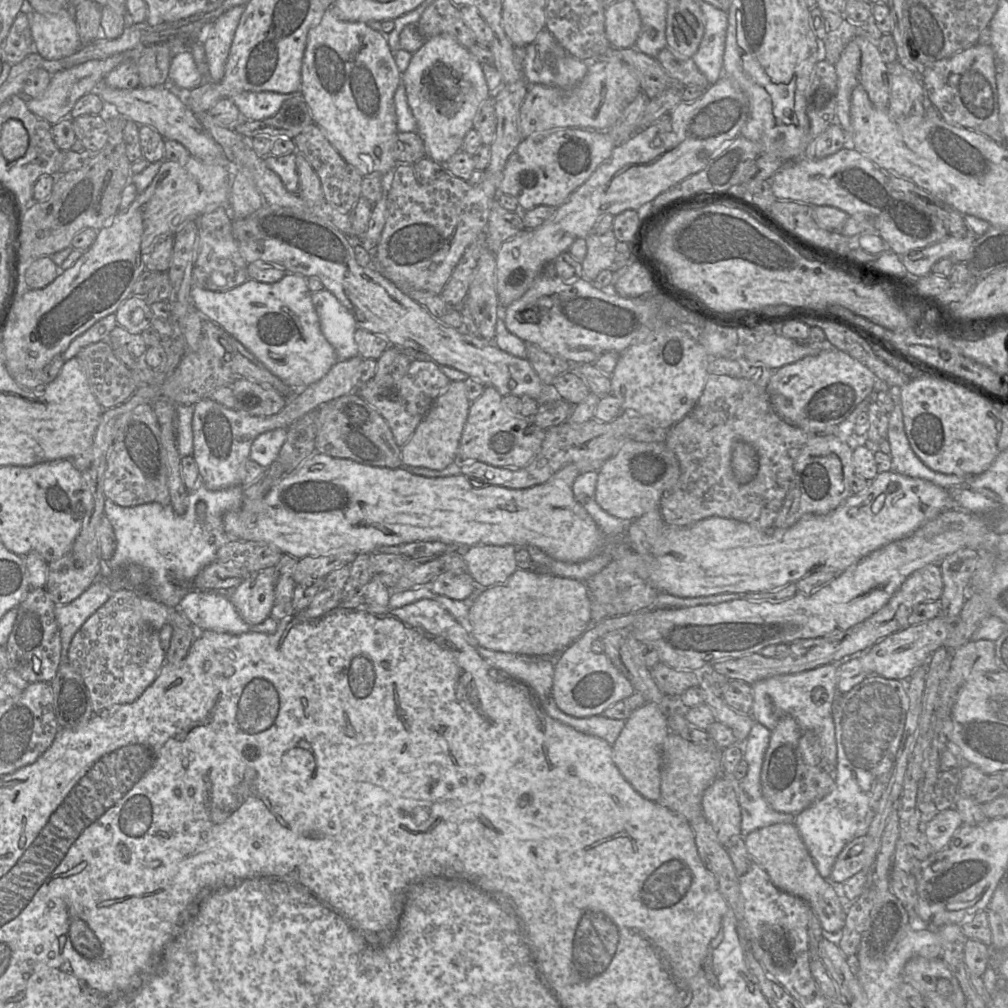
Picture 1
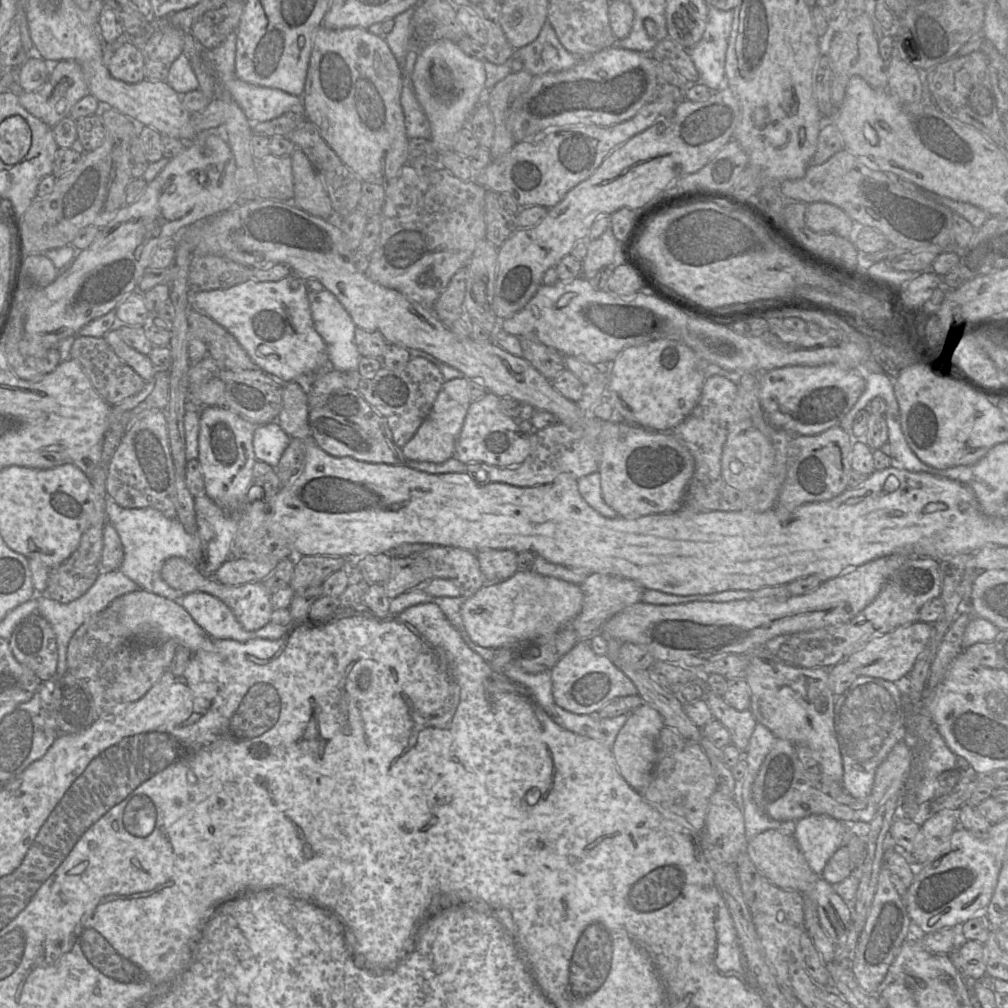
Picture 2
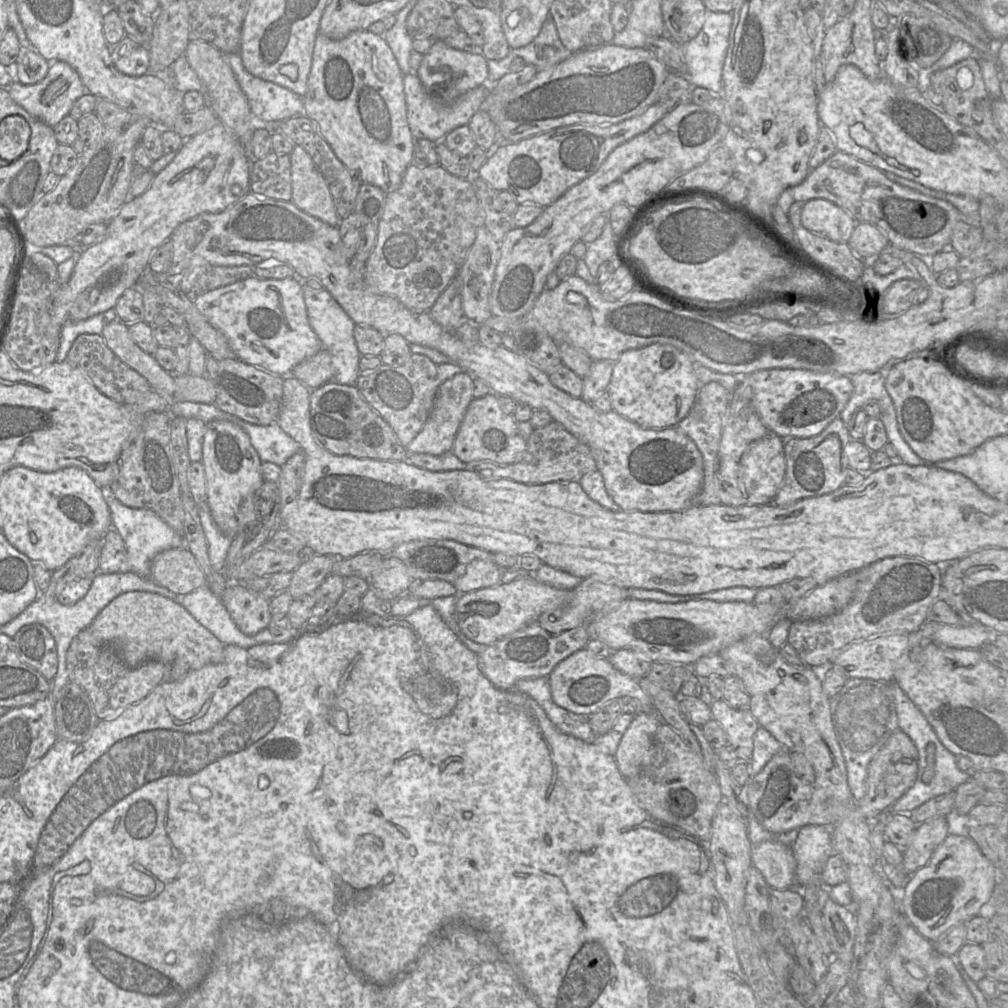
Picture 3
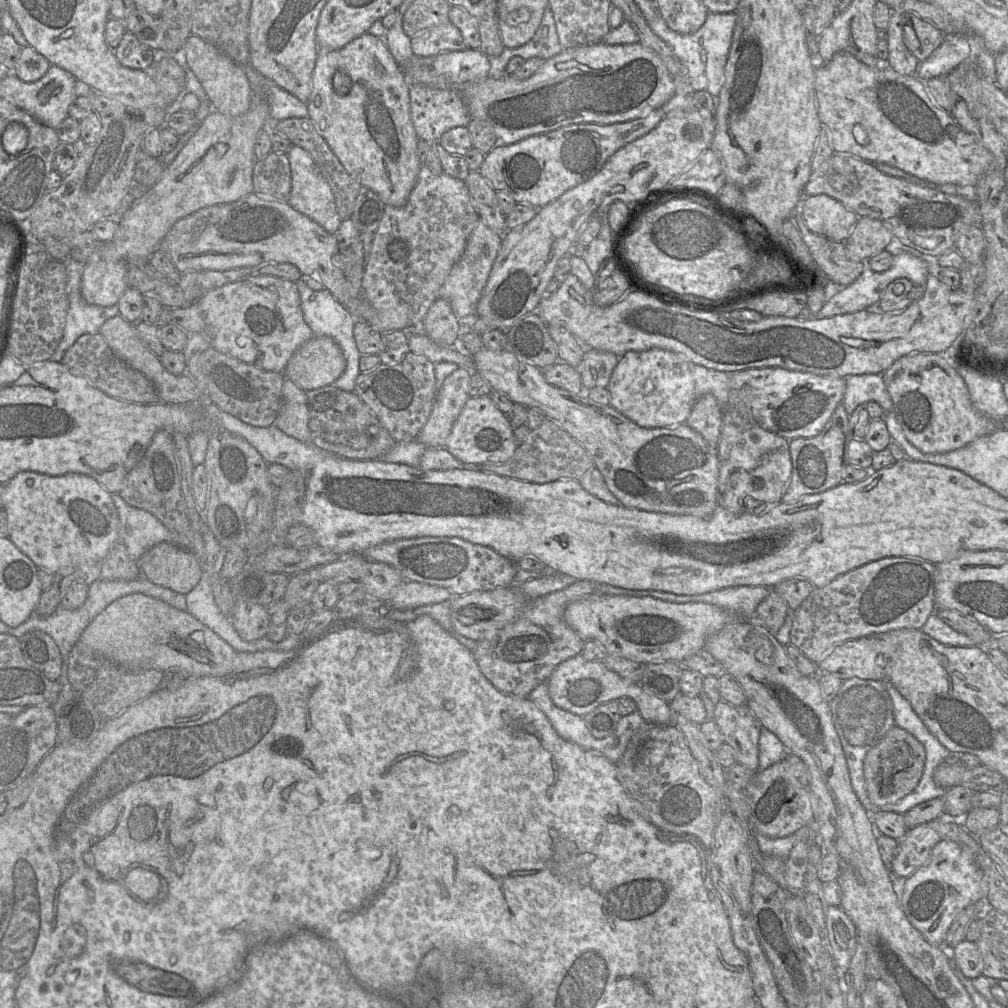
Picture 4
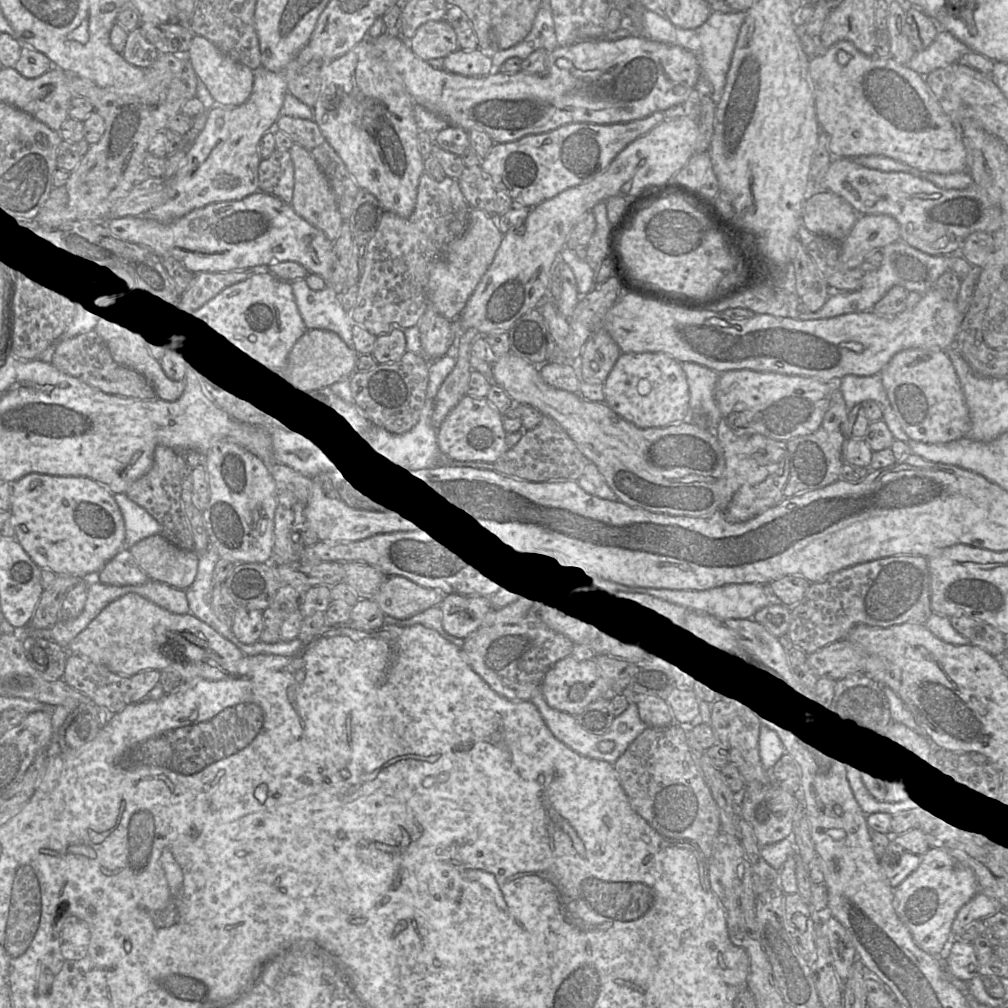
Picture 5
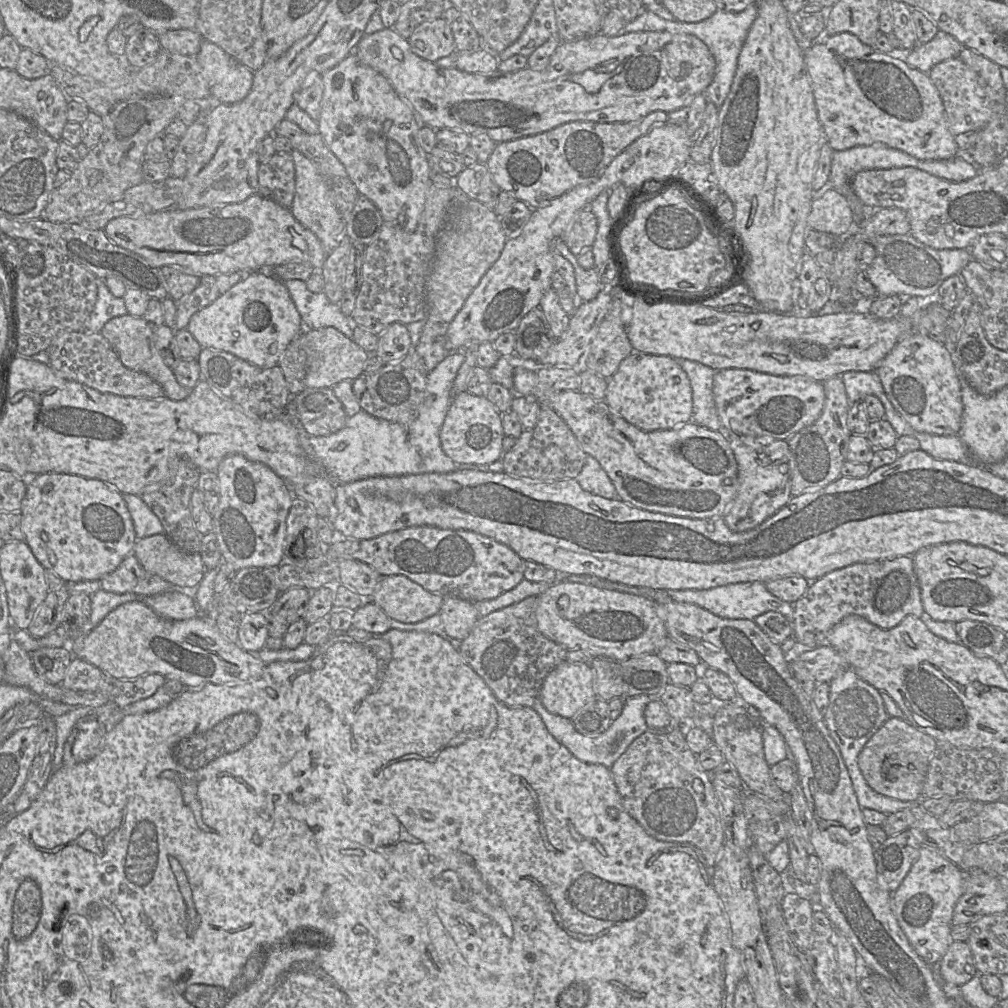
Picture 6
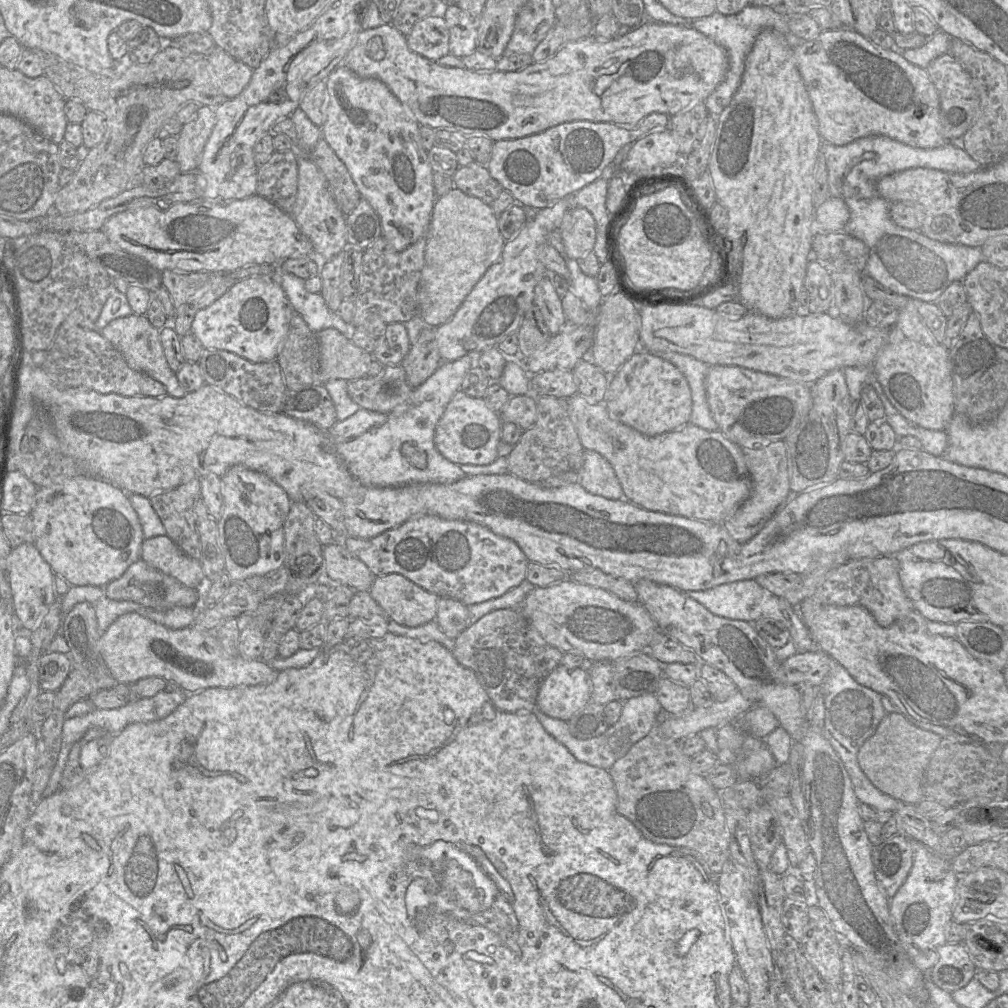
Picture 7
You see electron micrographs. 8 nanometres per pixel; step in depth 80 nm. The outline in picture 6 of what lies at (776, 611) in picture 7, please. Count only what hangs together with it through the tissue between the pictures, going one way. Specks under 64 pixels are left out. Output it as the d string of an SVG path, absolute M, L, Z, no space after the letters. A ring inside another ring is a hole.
M744 582L718 586L706 590L667 590L670 601L697 605L714 615L727 619L754 620L757 616L775 611L783 615L790 623L793 620L793 604L771 594L762 582Z

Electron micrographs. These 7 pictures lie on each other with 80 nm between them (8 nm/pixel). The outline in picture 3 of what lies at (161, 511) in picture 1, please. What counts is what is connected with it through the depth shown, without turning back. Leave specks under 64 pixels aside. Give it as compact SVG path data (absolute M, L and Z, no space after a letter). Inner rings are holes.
M101 487L101 490L110 510L112 528L119 533L125 543L130 572L144 578L150 578L151 562L157 553L169 548L185 546L183 536L173 530L154 511L144 508L130 508L123 505L113 495L109 487Z

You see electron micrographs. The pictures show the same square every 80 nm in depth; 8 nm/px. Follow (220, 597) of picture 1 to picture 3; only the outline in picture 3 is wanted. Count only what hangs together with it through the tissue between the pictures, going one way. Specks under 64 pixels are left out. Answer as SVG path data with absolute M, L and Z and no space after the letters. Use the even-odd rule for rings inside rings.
M208 585L201 586L180 598L180 604L224 645L250 648L265 643L285 643L294 636L291 628L273 634L268 628L249 636L242 633L221 599L213 594Z

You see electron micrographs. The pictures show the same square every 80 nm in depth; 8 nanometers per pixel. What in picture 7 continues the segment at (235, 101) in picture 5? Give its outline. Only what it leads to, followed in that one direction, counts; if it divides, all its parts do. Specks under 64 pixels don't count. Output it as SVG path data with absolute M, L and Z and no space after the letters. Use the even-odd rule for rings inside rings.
M215 47L207 59L216 75L216 84L226 99L238 96L249 83L253 69Z

